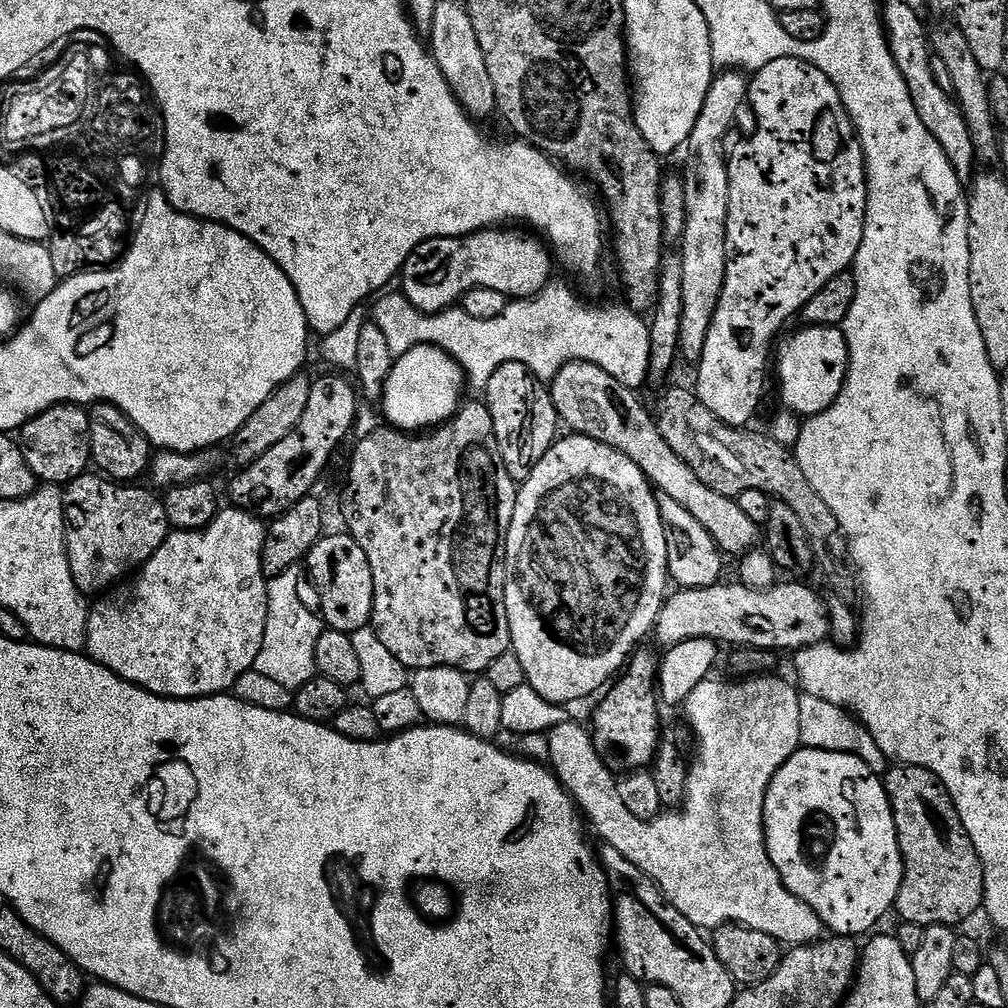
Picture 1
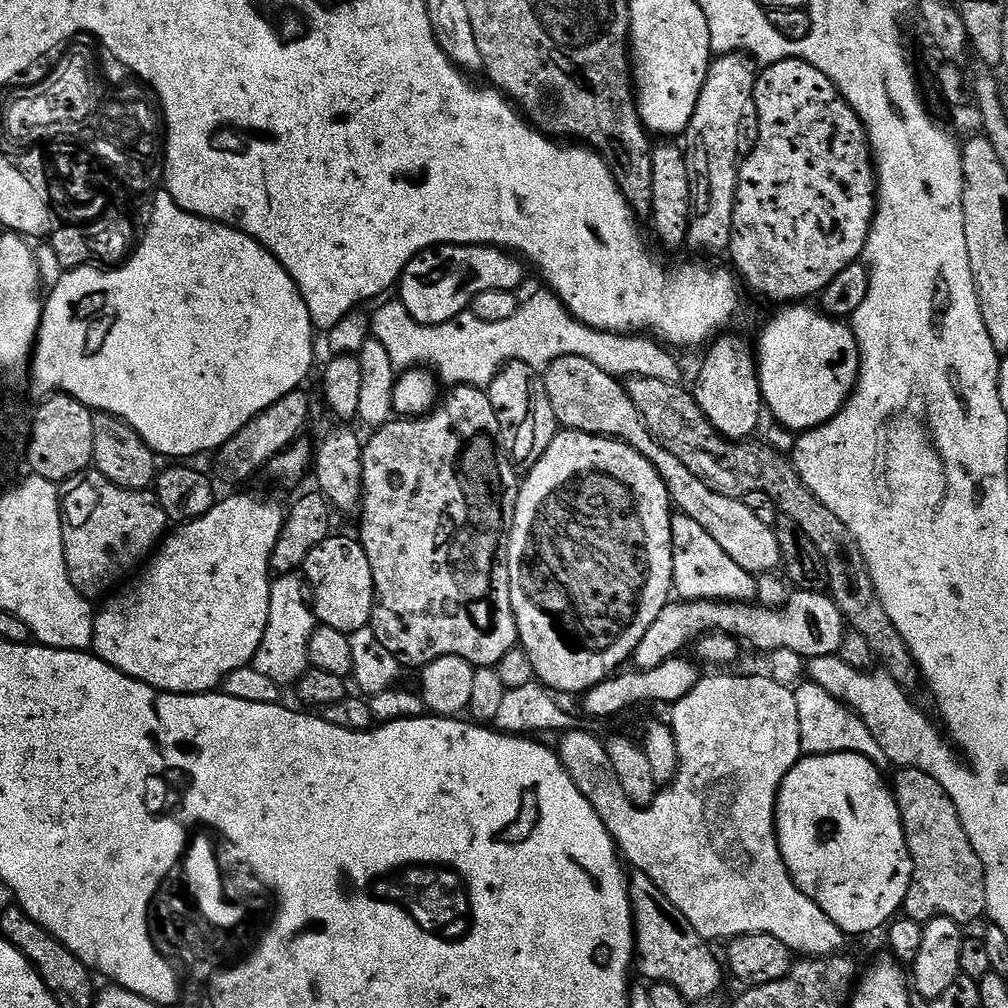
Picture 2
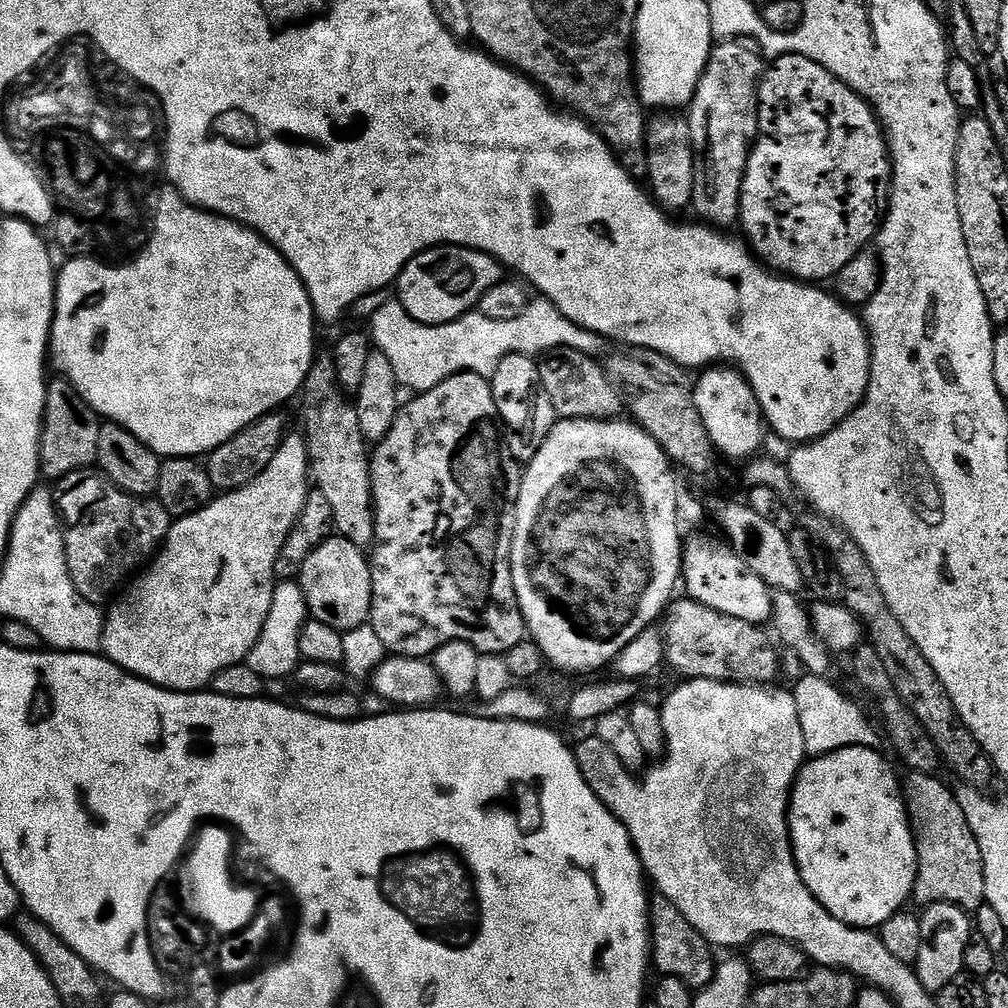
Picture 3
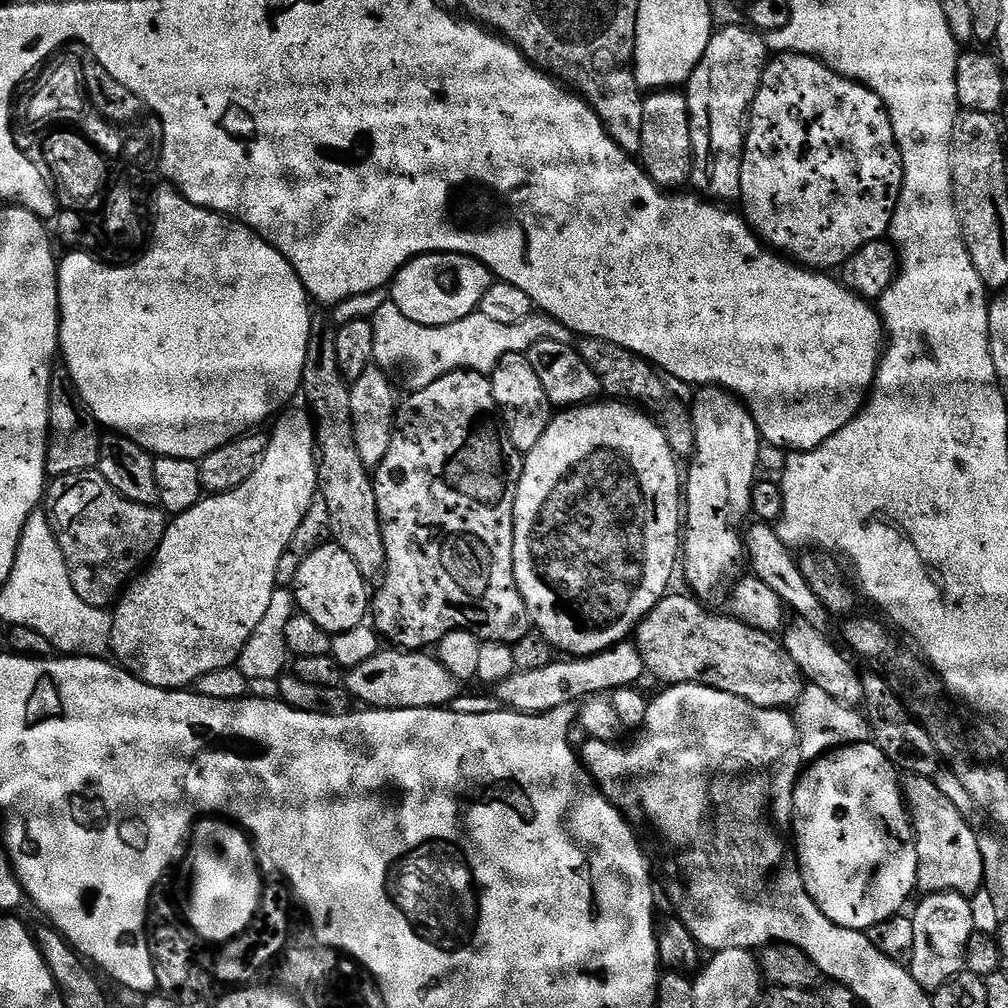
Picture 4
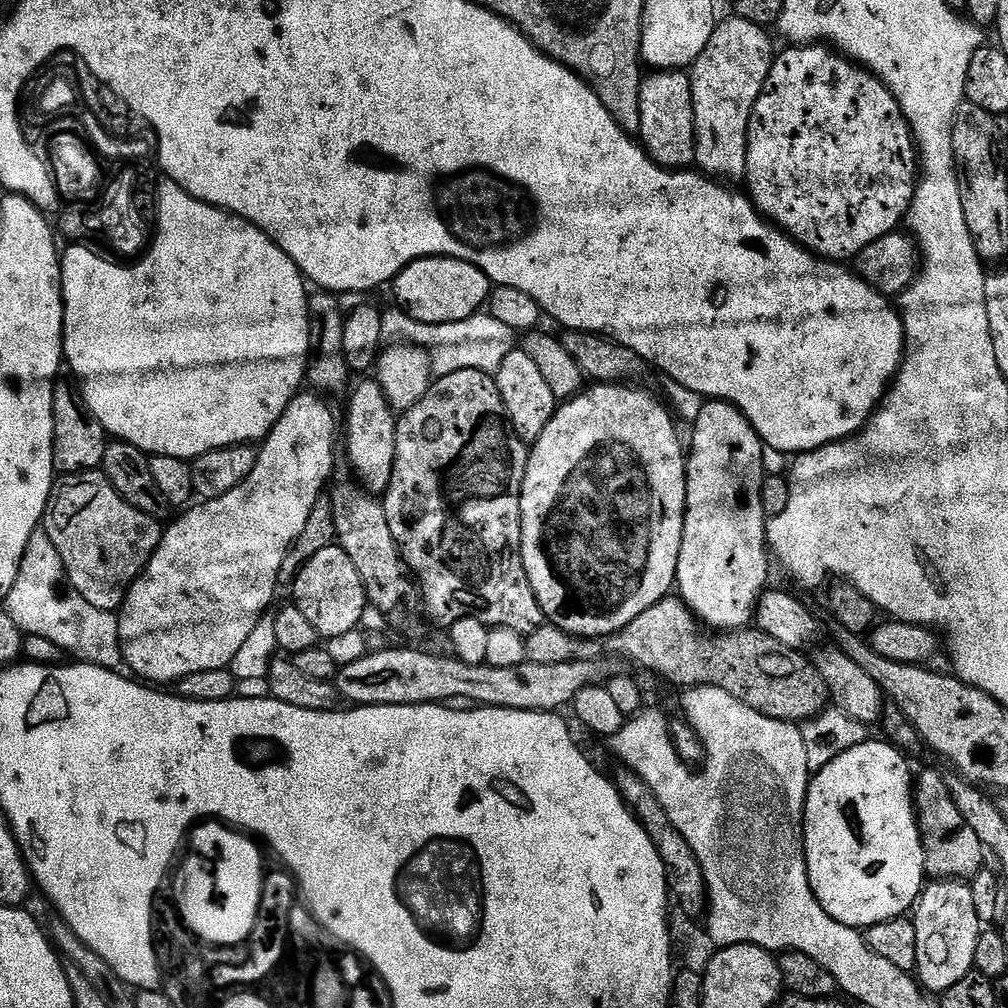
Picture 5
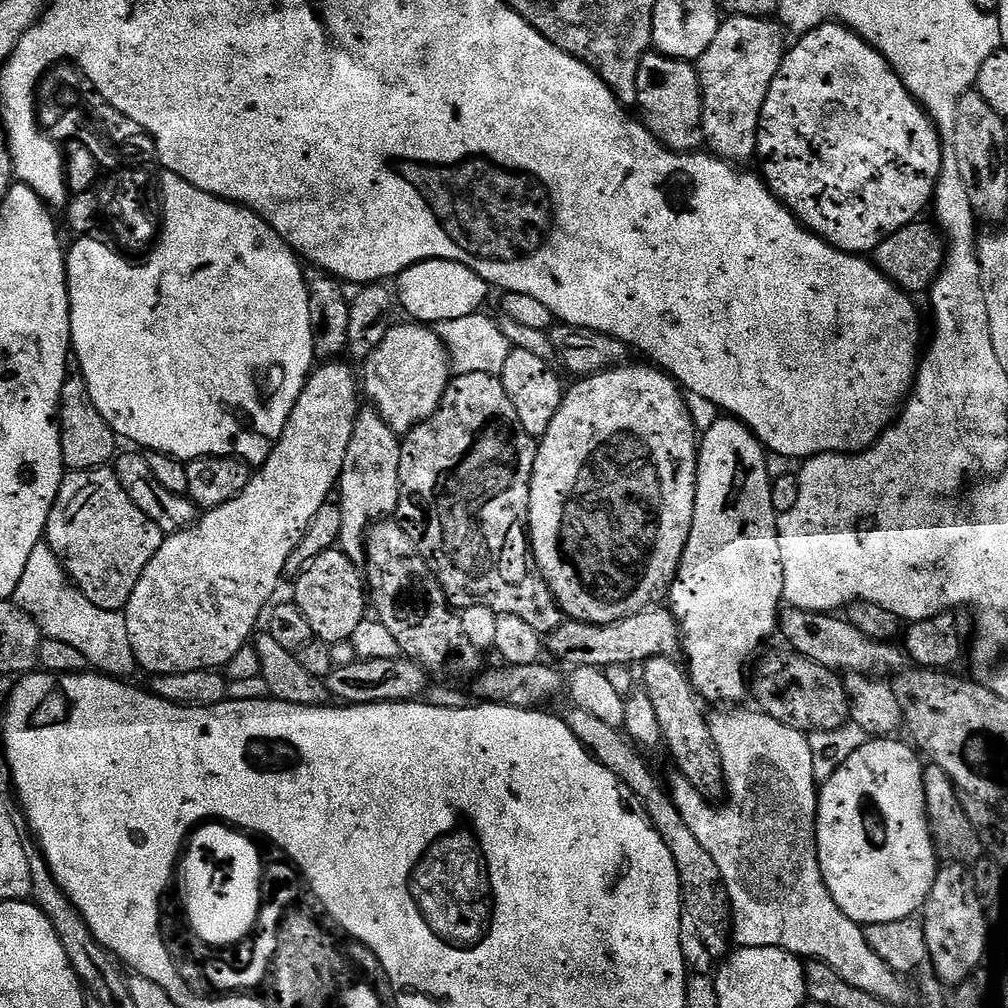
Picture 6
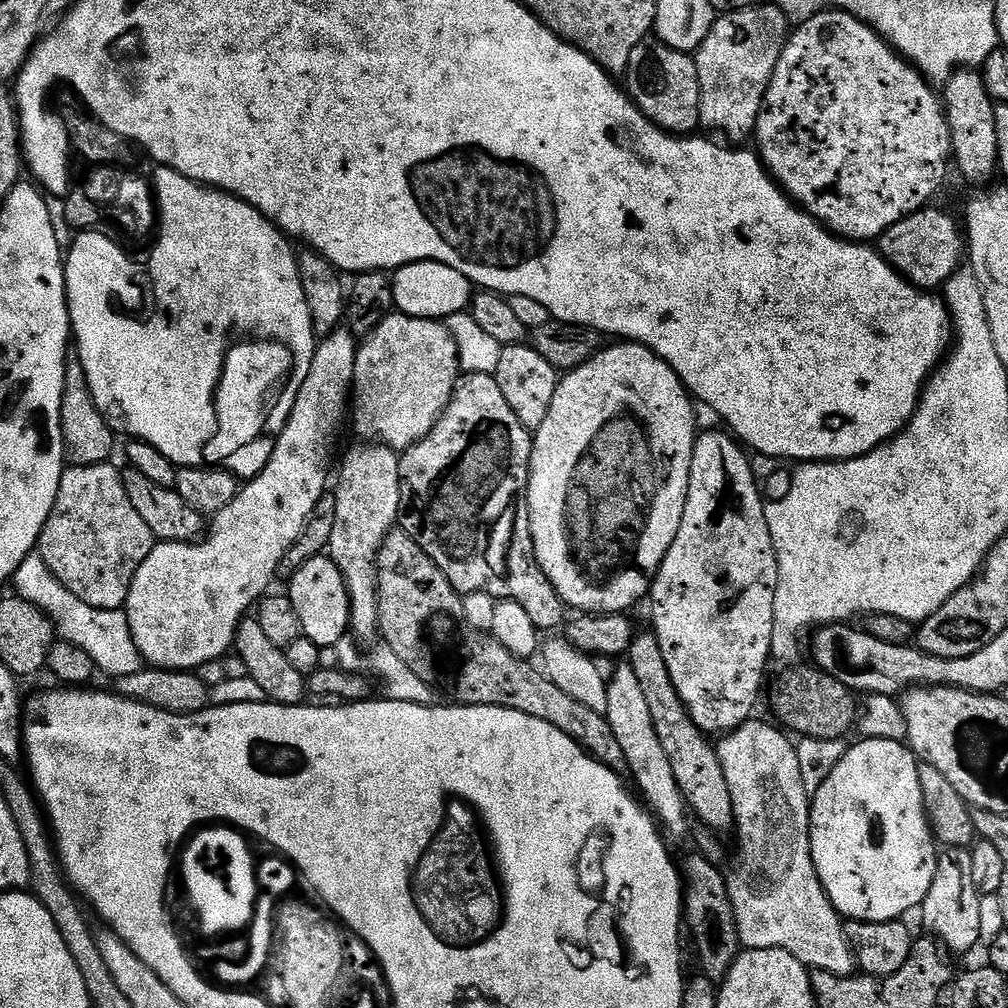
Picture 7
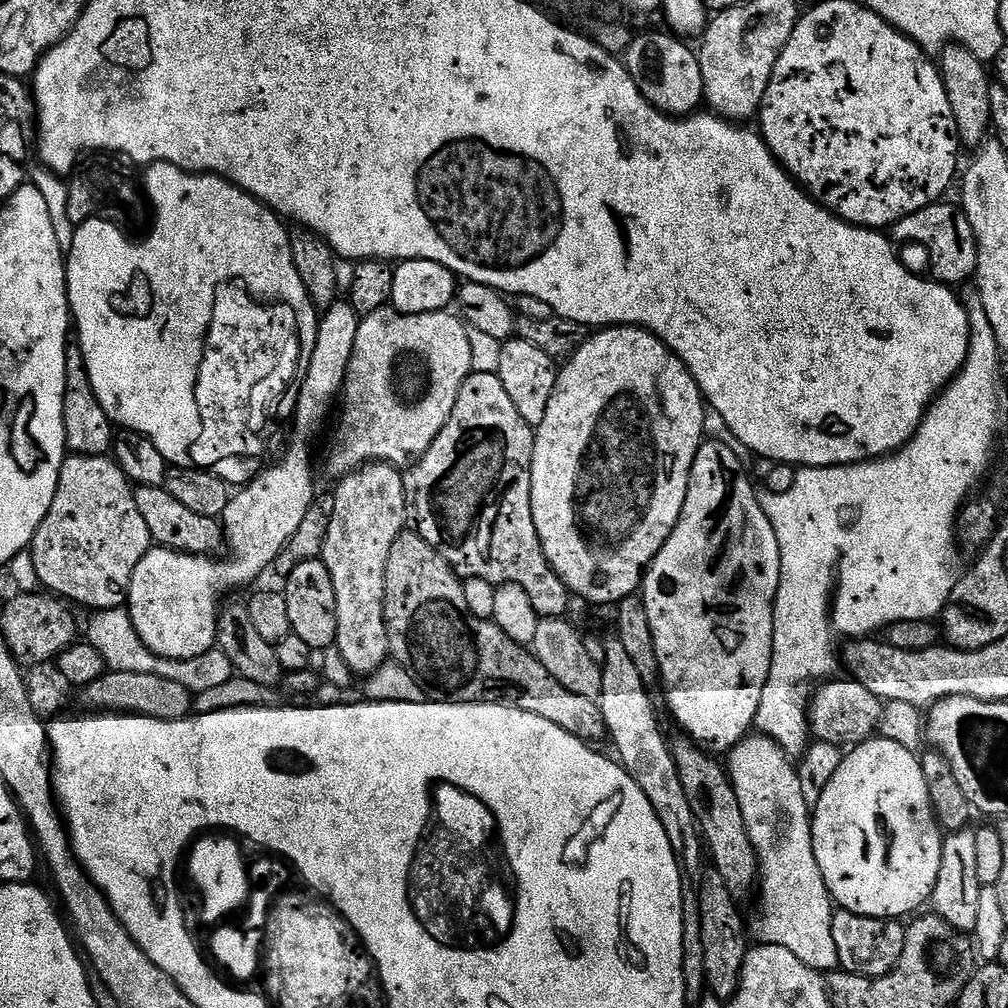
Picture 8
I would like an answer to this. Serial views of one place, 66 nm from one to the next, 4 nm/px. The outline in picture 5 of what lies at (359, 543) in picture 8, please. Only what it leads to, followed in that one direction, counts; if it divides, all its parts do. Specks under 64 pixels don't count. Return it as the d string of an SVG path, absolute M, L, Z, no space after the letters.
M369 382L357 390L348 400L348 456L360 475L359 483L369 493L383 494L388 490L392 467L396 457L397 413L389 404L379 384Z

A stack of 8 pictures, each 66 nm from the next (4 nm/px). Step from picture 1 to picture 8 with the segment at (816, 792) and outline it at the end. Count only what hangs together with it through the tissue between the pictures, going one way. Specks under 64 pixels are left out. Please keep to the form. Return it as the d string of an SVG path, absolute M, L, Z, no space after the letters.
M871 738L863 744L857 744L843 757L841 765L827 783L816 806L811 809L810 815L812 817L814 858L818 858L818 867L822 878L825 879L830 896L843 911L863 916L905 918L904 916L911 917L919 913L923 909L920 907L923 904L925 907L931 901L932 891L938 882L938 866L942 866L944 836L940 825L936 823L936 815L930 802L930 790L926 790L926 778L922 774L920 756L917 753L906 750L906 746L898 746L898 742L890 742L883 738Z

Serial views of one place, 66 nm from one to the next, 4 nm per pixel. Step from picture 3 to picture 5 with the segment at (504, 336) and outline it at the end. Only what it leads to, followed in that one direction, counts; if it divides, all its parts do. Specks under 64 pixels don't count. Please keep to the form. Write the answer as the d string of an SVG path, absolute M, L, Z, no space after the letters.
M390 310L384 312L384 331L392 332L401 341L414 344L417 348L424 349L428 354L428 359L432 362L433 373L437 377L446 374L454 374L458 370L482 370L489 374L500 371L502 362L506 354L514 350L517 343L517 333L513 332L506 322L498 322L490 314L477 314L466 318L462 322L446 322L445 324L423 324L412 319L403 310Z

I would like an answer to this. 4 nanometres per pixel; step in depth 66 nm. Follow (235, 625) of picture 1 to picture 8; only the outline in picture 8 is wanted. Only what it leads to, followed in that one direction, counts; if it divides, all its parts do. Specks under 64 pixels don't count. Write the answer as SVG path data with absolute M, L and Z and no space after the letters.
M347 302L332 304L319 317L314 350L307 353L307 368L298 384L296 441L289 446L280 464L265 467L237 491L240 492L237 496L235 493L229 499L222 517L226 548L232 551L228 560L188 556L185 552L153 546L142 562L138 562L130 582L126 611L134 622L134 630L138 630L138 638L142 638L154 654L185 660L198 658L198 654L217 647L220 599L235 588L254 583L264 568L271 569L280 551L294 538L294 530L298 530L302 518L306 518L306 510L318 495L312 481L312 456L308 453L307 440L314 439L323 430L332 407L334 412L341 399L361 319L354 306Z

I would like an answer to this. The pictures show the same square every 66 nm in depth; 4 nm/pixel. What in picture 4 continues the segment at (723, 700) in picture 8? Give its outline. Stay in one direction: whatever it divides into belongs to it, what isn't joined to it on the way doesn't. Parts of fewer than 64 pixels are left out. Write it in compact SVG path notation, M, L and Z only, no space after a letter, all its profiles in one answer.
M704 386L697 392L700 393L696 401L690 404L696 450L692 469L686 472L686 535L682 540L682 564L688 567L688 580L698 591L712 592L735 570L736 559L739 556L741 559L746 552L742 529L752 510L751 492L758 480L756 467L760 464L762 437L747 407L732 393L715 386Z

